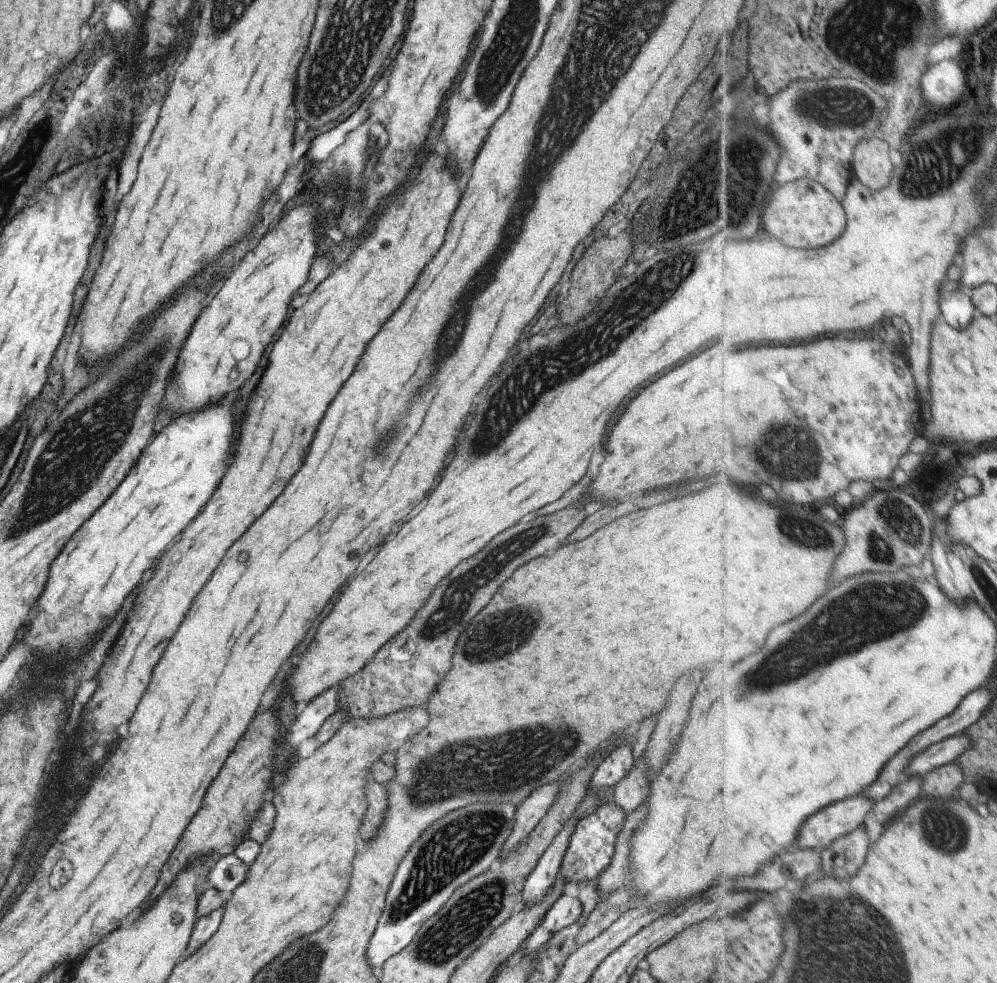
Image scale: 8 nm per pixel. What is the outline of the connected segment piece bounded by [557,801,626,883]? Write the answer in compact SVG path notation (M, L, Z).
M613 801L578 820L570 832L557 876L564 882L592 881L609 863L626 814Z

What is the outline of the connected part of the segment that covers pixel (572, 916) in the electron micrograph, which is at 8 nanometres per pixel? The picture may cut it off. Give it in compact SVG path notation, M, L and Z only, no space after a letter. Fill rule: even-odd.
M562 895L546 910L539 925L553 934L563 927L569 926L577 921L581 914L581 902L577 898Z

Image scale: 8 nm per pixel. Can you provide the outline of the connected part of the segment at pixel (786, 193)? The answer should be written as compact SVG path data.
M811 179L791 181L773 190L763 214L763 224L767 232L785 244L791 244L793 248L823 248L835 242L847 226L847 214L843 206L842 201L820 182Z

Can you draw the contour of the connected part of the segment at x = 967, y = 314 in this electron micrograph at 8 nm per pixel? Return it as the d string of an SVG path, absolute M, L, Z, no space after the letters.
M954 291L951 296L944 296L941 304L943 320L959 330L968 329L977 314L977 308L967 291Z

